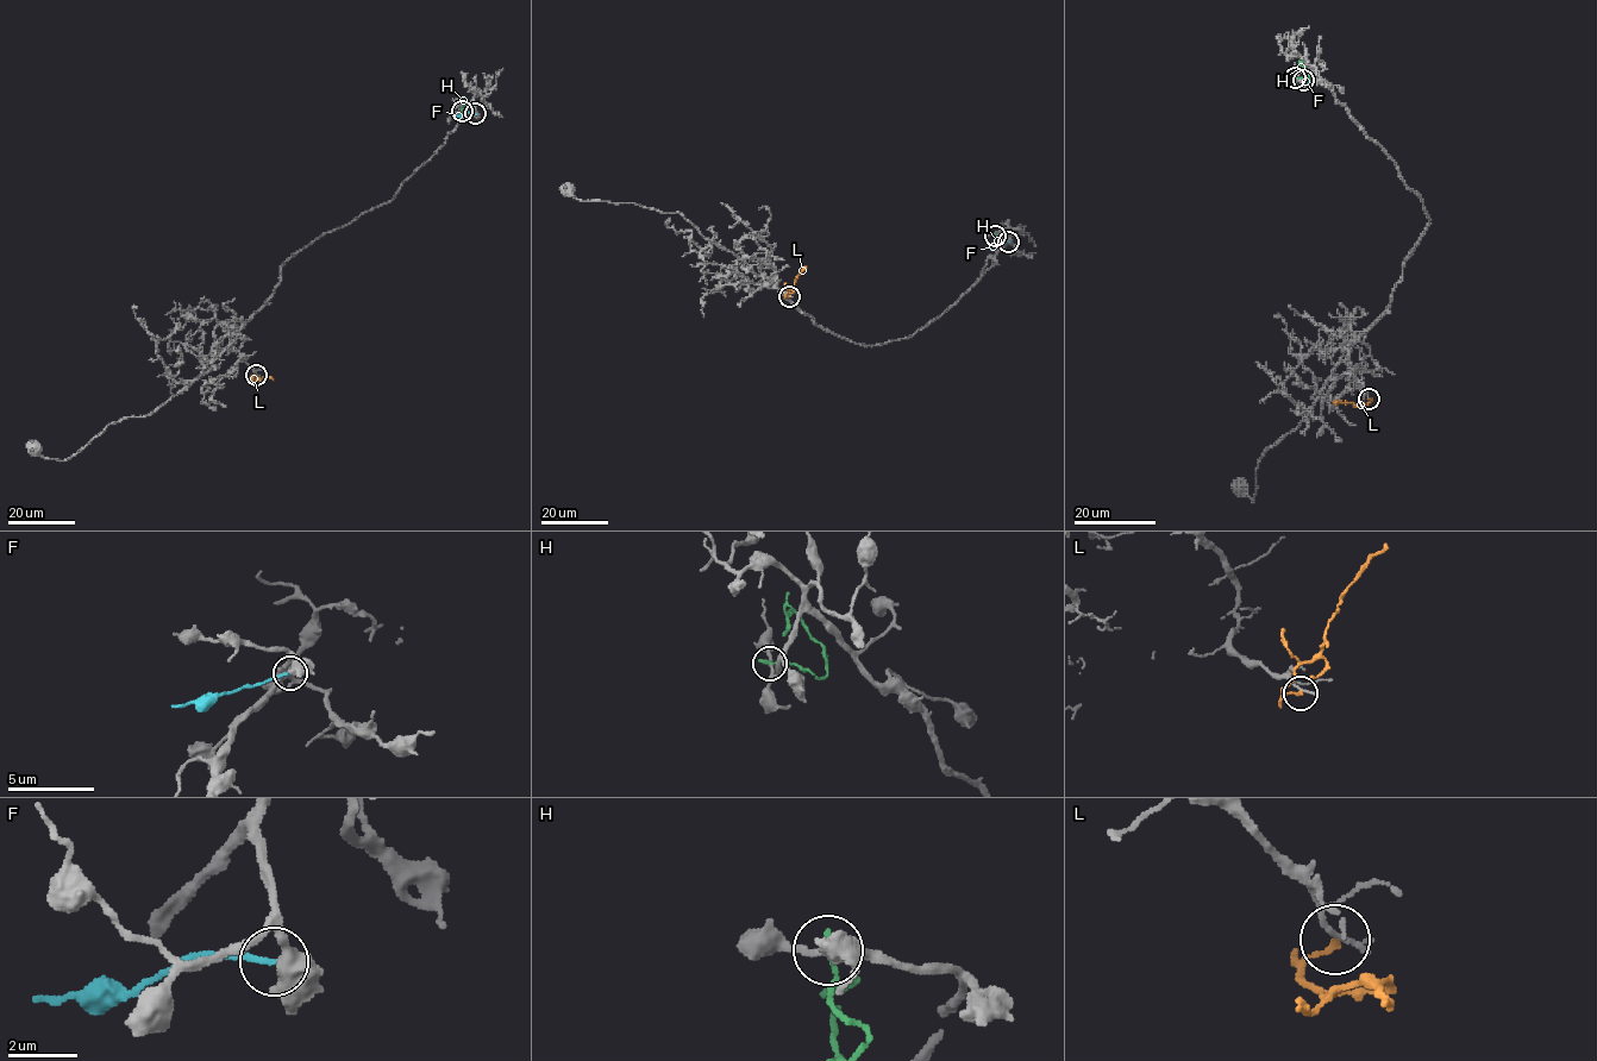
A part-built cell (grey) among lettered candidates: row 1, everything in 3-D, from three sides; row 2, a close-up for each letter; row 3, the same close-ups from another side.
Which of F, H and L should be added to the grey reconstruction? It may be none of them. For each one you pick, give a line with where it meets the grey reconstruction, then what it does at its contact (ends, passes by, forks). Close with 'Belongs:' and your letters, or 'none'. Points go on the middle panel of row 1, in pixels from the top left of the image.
F: meets grey at (1008, 242); it ends there
Belongs: F

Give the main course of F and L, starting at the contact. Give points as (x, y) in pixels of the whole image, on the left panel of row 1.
F: (475, 113), (452, 117)
L: (256, 375), (255, 381), (273, 378)

